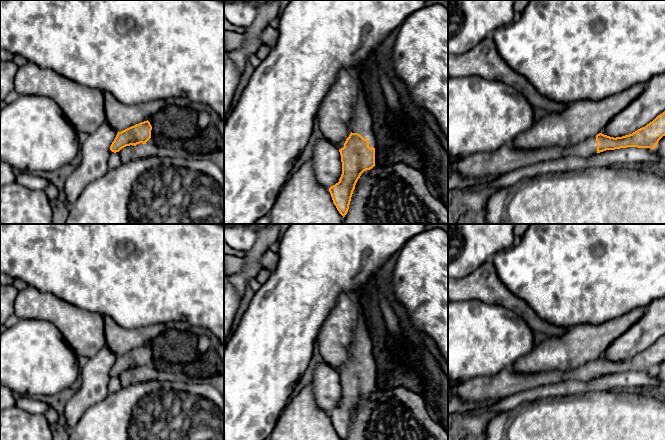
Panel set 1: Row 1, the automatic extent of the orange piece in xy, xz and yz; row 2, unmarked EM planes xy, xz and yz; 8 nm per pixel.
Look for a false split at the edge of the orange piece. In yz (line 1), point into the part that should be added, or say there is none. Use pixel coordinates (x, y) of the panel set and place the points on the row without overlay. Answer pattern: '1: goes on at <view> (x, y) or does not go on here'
1: goes on at yz (588, 371)

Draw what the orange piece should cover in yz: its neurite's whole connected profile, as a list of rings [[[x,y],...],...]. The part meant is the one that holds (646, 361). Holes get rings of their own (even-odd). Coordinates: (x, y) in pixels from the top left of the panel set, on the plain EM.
[[[665,335],[632,358],[614,362],[599,357],[580,366],[566,377],[579,381],[589,381],[606,374],[627,371],[654,373],[663,360],[665,360]]]

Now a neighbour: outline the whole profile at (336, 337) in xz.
[[[340,294],[316,338],[323,361],[335,370],[345,366],[354,351],[357,320],[354,296]]]

